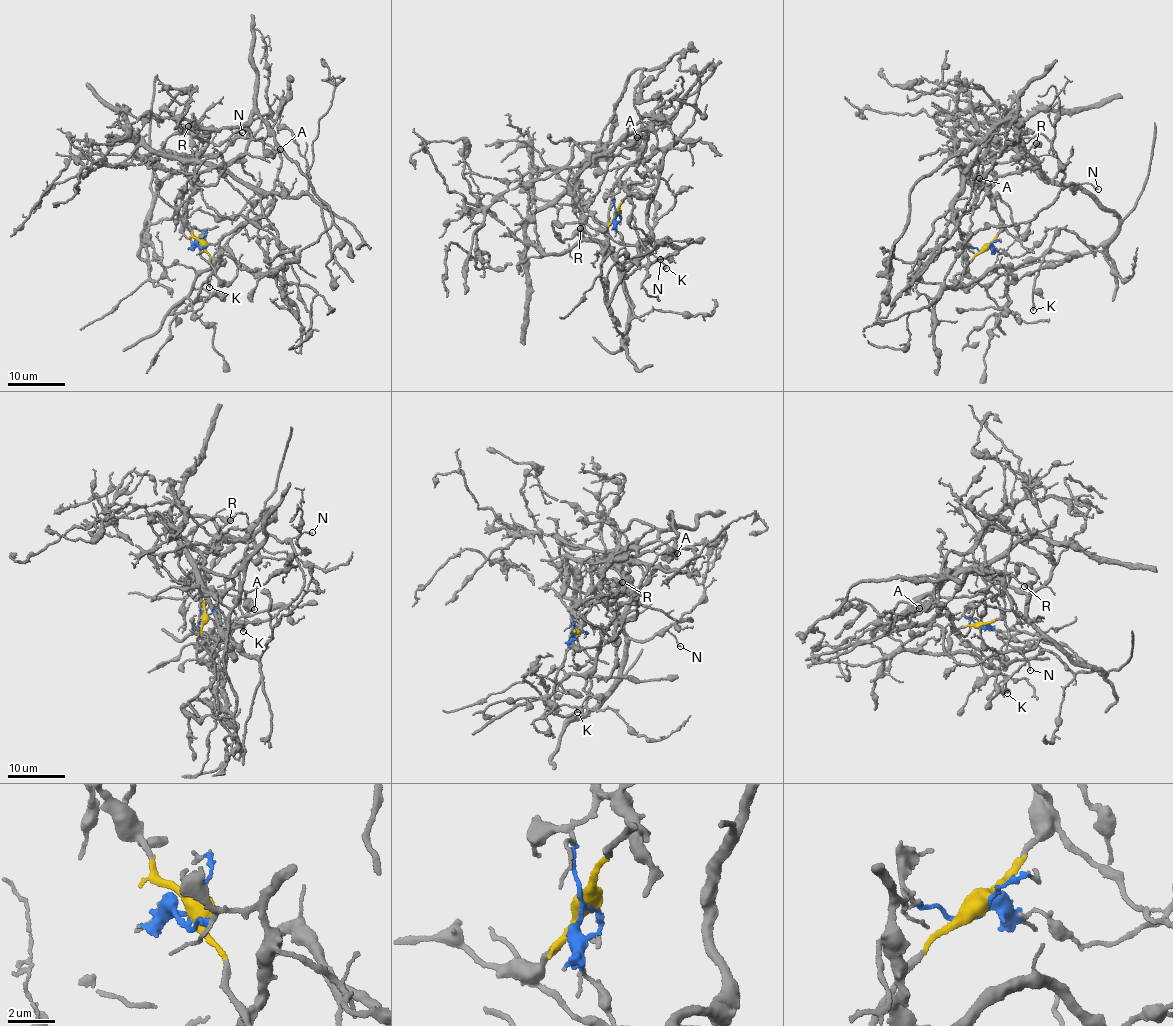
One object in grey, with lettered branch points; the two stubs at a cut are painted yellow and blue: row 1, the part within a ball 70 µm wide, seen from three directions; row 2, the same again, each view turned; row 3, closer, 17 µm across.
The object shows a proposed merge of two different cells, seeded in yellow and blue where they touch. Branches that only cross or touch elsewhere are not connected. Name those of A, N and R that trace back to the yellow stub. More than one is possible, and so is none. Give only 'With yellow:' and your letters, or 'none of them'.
With yellow: N, R

